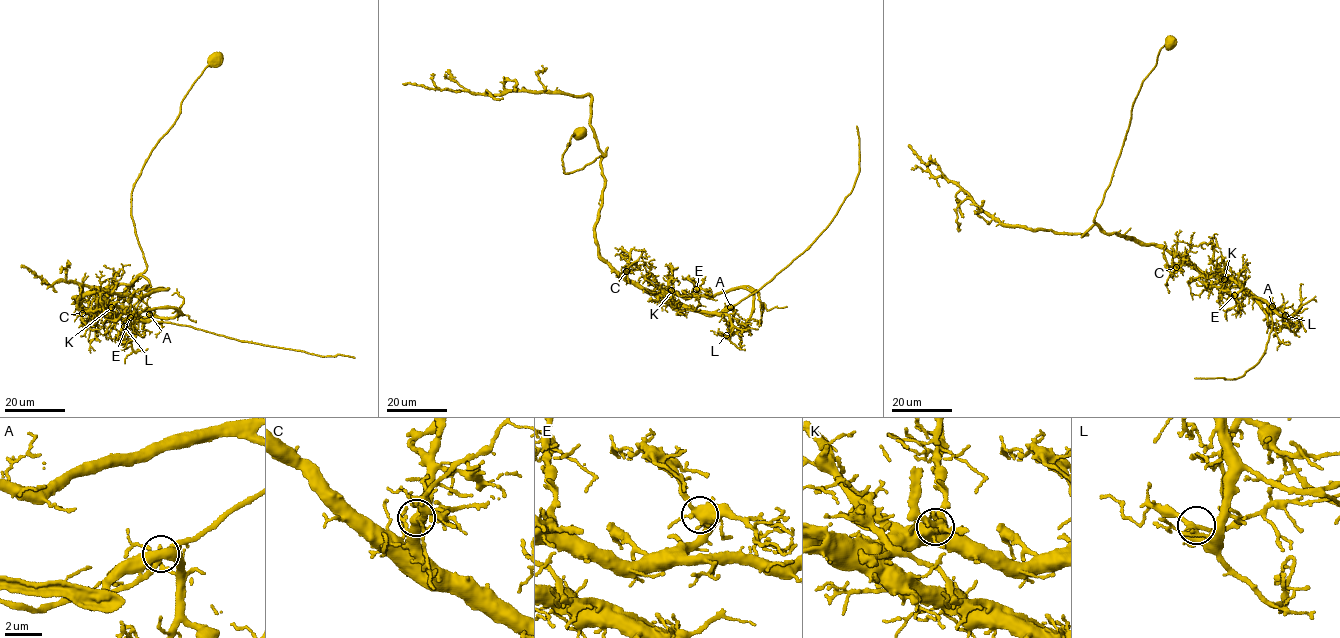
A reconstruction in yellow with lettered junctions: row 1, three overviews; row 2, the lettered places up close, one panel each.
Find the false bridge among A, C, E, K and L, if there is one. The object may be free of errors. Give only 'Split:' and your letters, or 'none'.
Split: A

